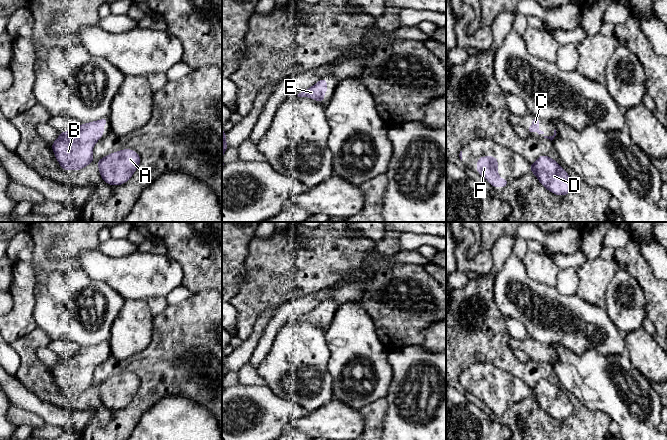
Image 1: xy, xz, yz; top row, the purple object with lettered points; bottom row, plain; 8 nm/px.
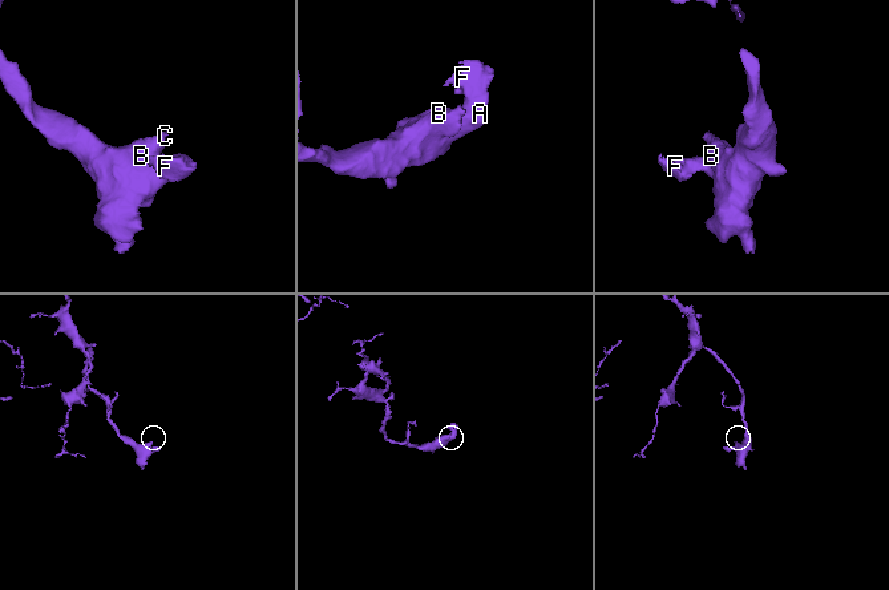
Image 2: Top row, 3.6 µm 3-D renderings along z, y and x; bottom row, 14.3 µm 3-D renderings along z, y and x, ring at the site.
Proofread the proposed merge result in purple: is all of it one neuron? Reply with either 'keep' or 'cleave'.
keep

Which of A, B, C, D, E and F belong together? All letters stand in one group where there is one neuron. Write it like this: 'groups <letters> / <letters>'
groups A B C D E F

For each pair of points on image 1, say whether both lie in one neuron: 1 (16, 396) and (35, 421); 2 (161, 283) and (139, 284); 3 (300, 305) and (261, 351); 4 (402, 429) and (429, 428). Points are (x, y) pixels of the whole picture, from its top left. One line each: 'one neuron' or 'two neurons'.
1: two neurons
2: one neuron
3: one neuron
4: one neuron

